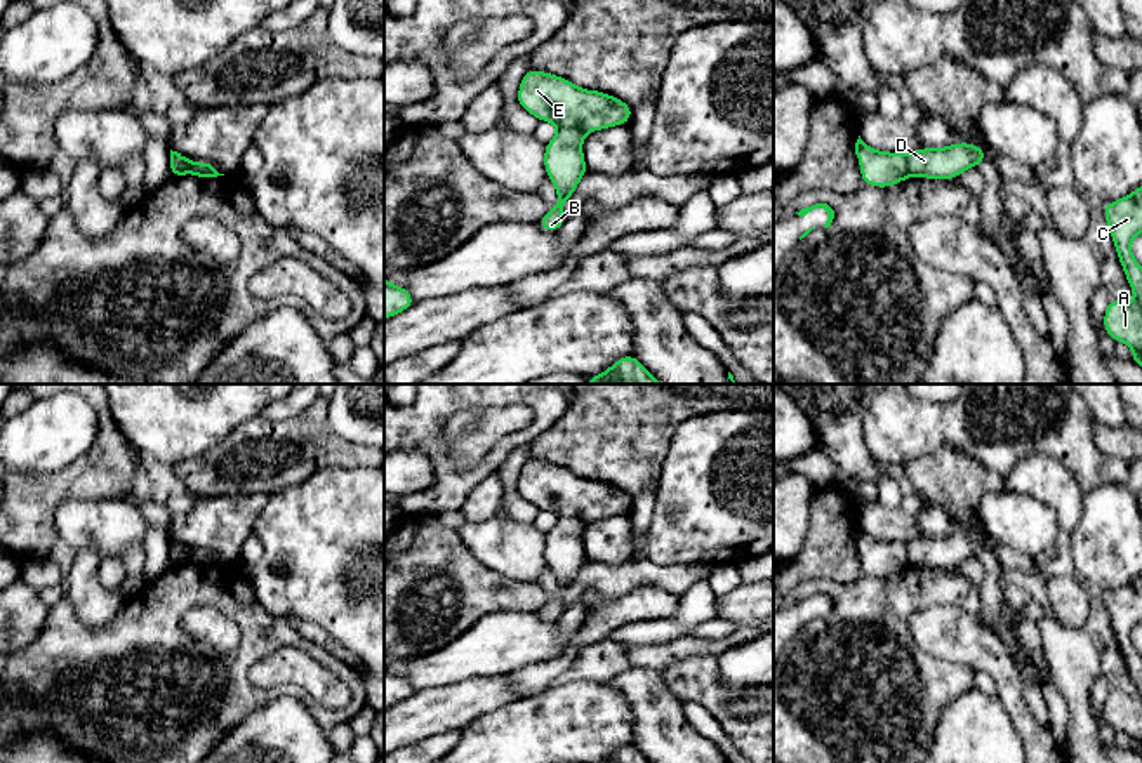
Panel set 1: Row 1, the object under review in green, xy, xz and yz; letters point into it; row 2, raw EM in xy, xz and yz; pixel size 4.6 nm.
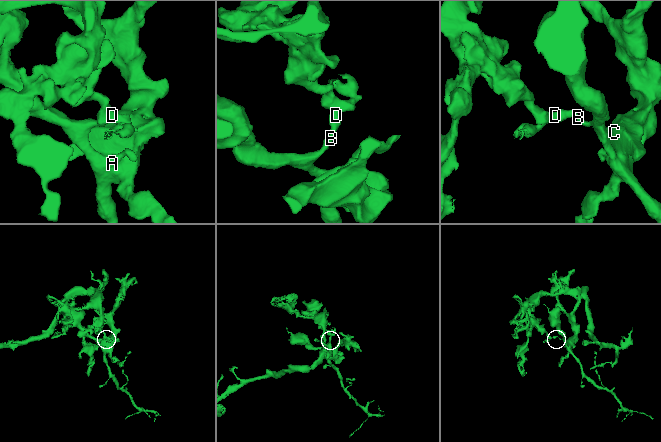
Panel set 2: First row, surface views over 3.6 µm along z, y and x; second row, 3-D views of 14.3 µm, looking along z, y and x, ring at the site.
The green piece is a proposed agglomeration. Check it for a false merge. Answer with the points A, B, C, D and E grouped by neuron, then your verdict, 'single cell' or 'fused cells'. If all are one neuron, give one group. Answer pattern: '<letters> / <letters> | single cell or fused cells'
A B D / C E | fused cells

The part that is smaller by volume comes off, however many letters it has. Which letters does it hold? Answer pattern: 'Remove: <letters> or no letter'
Remove: A, B, D

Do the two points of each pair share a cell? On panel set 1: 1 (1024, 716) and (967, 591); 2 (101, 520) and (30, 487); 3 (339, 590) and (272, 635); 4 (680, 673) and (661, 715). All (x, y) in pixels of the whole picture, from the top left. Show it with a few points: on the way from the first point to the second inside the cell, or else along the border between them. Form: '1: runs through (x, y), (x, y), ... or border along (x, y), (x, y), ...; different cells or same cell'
1: border along (948, 603), (960, 605), (993, 631); different cells
2: border along (103, 497), (66, 497), (54, 513), (56, 534); different cells
3: border along (254, 591), (254, 597), (272, 614), (285, 617); different cells
4: border along (661, 671), (666, 687), (682, 703); different cells

